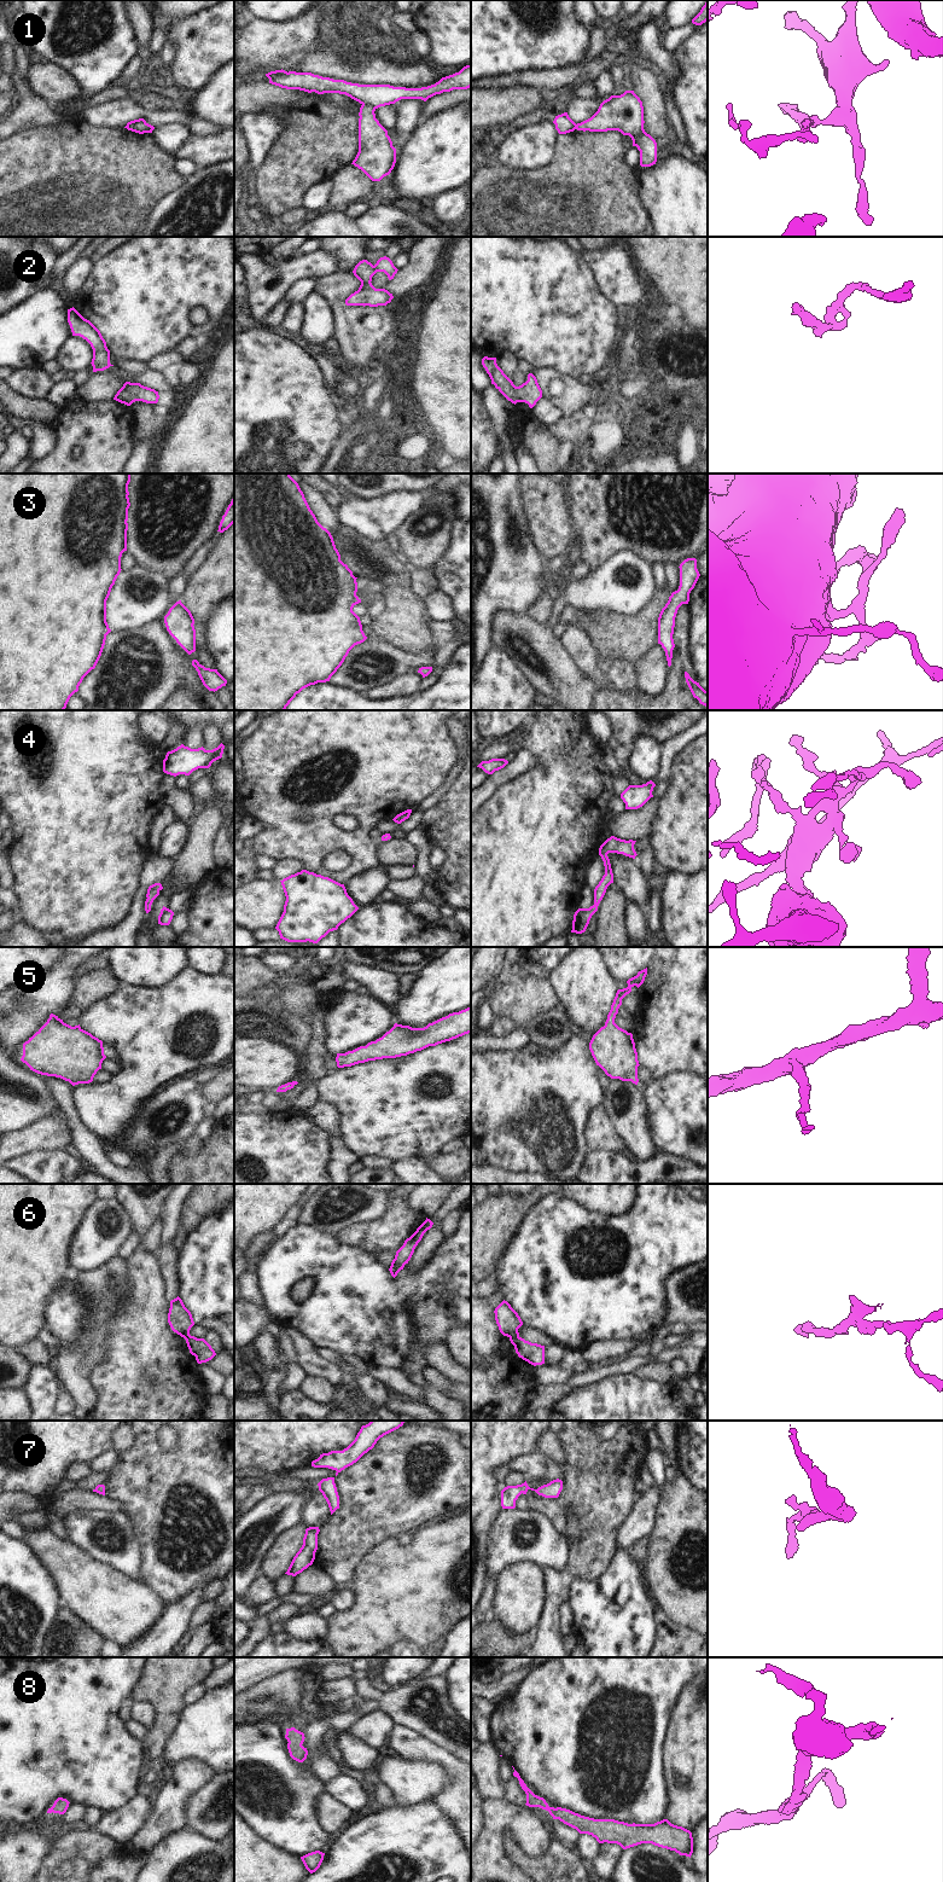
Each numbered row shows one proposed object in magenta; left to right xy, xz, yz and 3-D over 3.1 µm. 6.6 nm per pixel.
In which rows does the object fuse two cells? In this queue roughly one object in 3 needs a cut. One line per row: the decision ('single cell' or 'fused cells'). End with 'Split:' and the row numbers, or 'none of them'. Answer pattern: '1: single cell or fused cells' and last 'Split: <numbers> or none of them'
1: fused cells
2: single cell
3: single cell
4: single cell
5: single cell
6: fused cells
7: single cell
8: single cell
Split: 1, 6

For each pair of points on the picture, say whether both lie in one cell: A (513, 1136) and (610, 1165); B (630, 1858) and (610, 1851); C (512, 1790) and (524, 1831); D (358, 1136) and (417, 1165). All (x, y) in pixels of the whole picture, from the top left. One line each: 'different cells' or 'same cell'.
A: different cells
B: different cells
C: different cells
D: different cells

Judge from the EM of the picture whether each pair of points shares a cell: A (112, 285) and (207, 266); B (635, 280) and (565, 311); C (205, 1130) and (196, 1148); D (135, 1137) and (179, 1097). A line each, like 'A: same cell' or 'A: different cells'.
A: same cell
B: different cells
C: same cell
D: same cell

